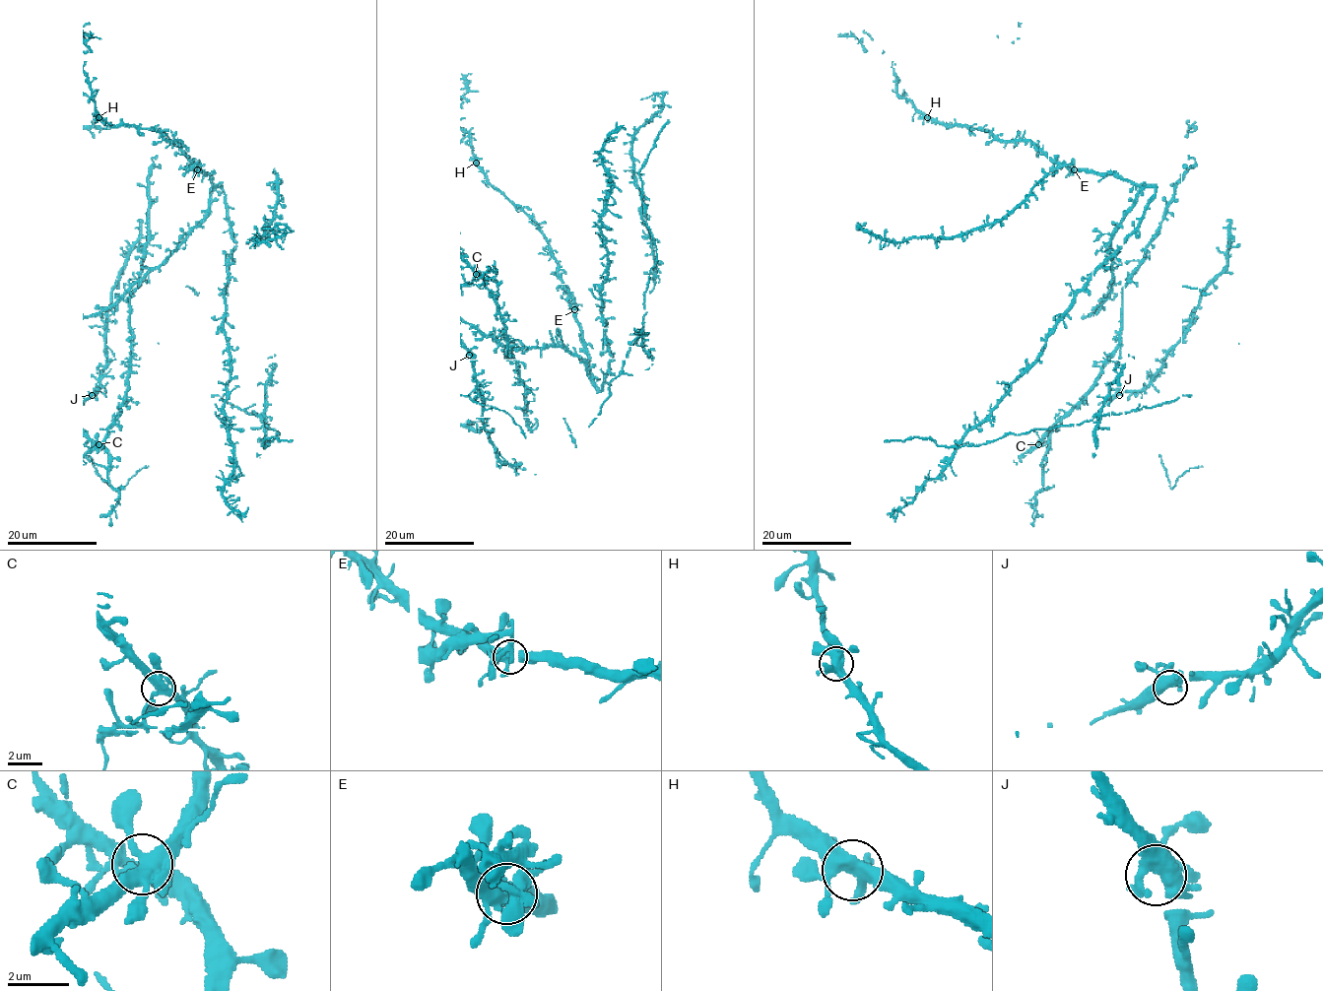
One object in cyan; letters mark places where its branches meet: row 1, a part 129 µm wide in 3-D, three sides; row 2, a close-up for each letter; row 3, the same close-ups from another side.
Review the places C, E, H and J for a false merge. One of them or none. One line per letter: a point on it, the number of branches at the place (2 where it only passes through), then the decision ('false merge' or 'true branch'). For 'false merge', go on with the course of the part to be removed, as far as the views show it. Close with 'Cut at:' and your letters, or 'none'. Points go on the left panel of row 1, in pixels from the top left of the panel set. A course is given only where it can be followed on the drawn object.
C: (99, 444) | 6 | true branch
E: (197, 169) | 7 | false merge | (197, 169), (199, 165), (179, 168)
H: (99, 117) | 6 | true branch
J: (92, 395) | 7 | true branch
Cut at: E

